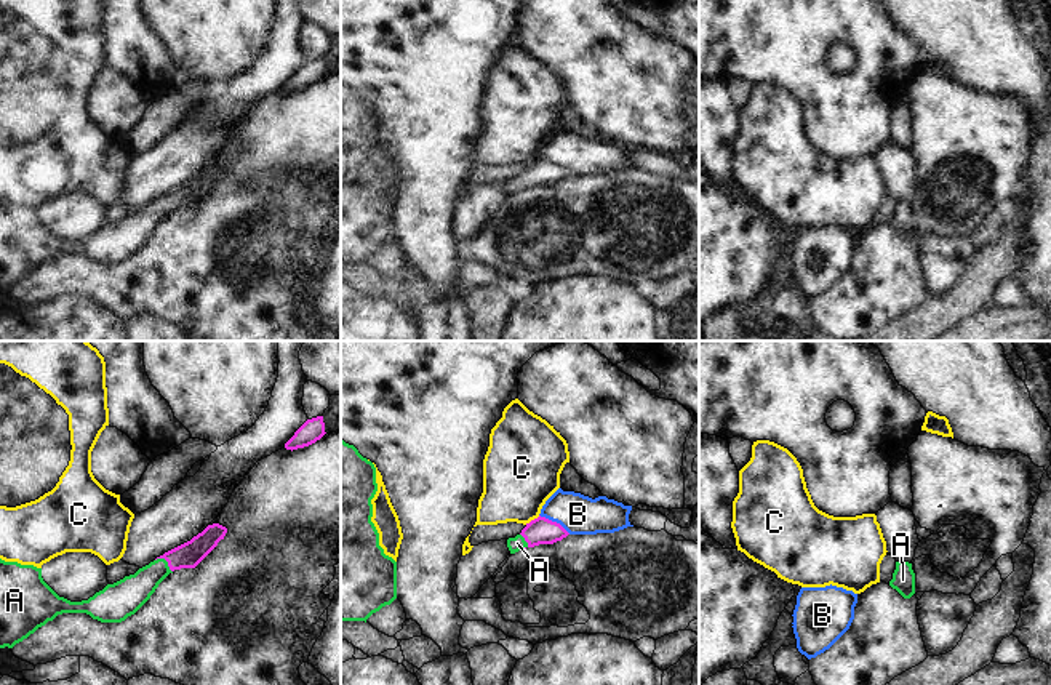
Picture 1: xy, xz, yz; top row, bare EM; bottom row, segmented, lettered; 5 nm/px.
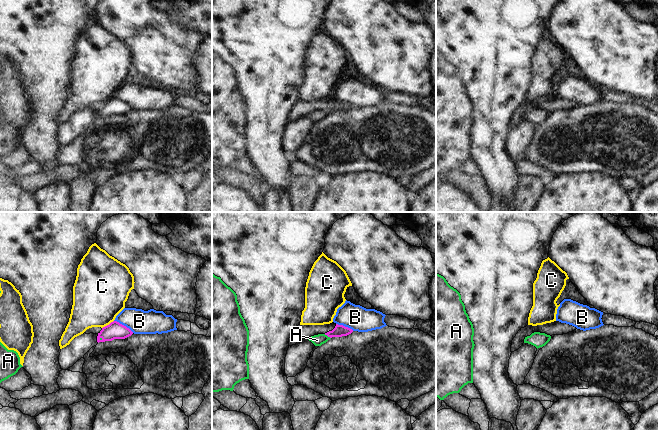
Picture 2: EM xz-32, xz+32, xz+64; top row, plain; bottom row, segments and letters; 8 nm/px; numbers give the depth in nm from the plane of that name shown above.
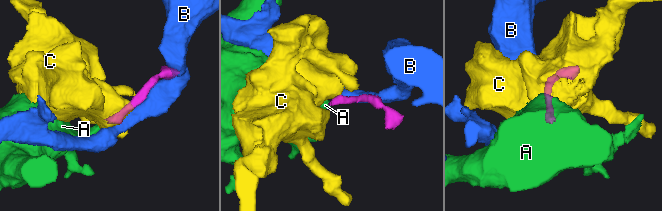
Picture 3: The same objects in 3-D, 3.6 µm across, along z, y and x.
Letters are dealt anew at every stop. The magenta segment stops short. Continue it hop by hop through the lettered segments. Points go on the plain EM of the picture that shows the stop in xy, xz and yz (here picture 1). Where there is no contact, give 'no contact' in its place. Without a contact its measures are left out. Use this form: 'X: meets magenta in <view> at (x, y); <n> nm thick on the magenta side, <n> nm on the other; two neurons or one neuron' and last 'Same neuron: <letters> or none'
A: meets magenta in xy at (167, 202); 130 nm thick on the magenta side, 170 nm on the other; one neuron
B: meets magenta in xz at (555, 164); 140 nm thick on the magenta side, 200 nm on the other; two neurons
C: meets magenta in xz at (531, 162); 140 nm thick on the magenta side, 380 nm on the other; two neurons
Same neuron: A

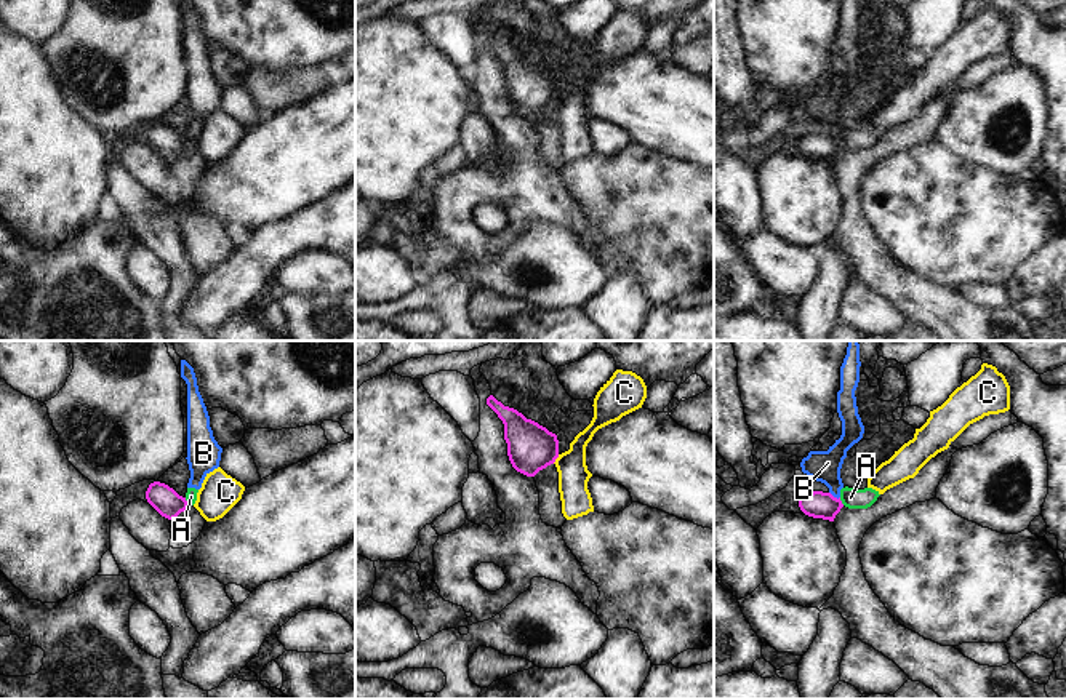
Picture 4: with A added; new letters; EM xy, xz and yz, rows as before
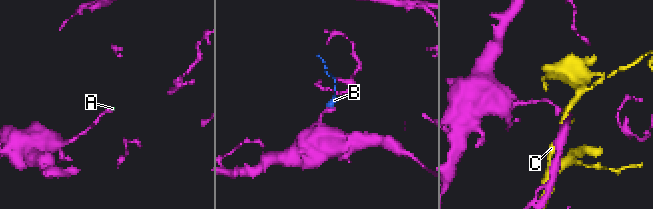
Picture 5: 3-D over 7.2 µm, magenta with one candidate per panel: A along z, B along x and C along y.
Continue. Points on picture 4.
A: meets magenta in xy at (186, 143); 140 nm thick on the magenta side, 60 nm on the other; two neurons
B: meets magenta in yz at (833, 138); 140 nm thick on the magenta side, 160 nm on the other; two neurons
C: meets magenta in xz at (556, 99); 240 nm thick on the magenta side, 160 nm on the other; two neurons
Same neuron: none

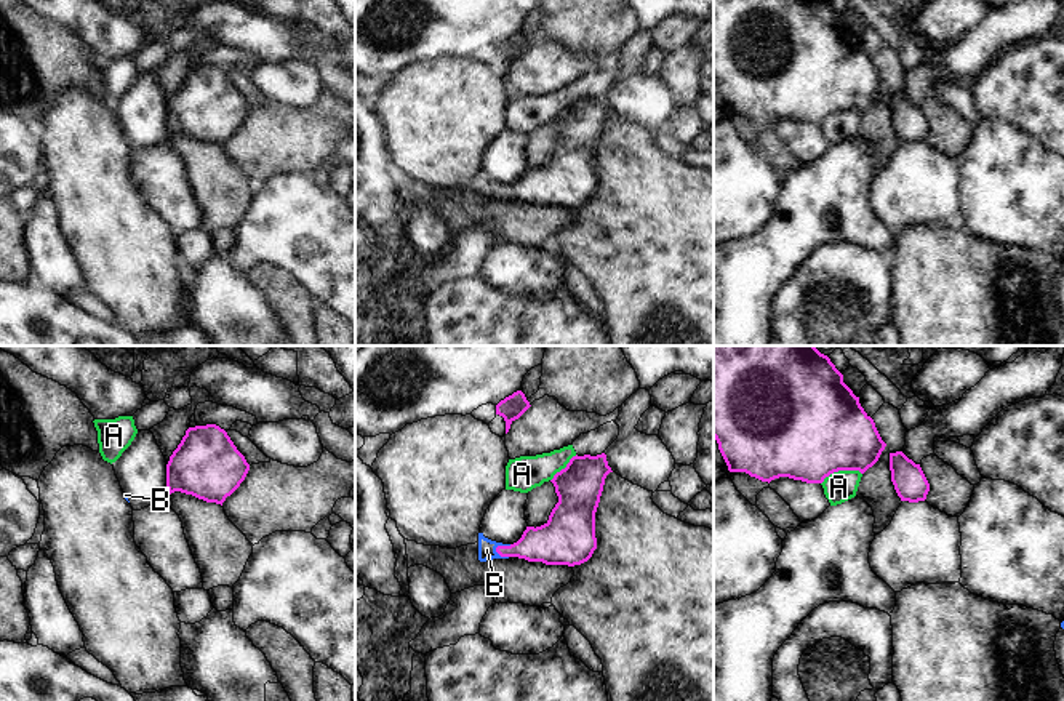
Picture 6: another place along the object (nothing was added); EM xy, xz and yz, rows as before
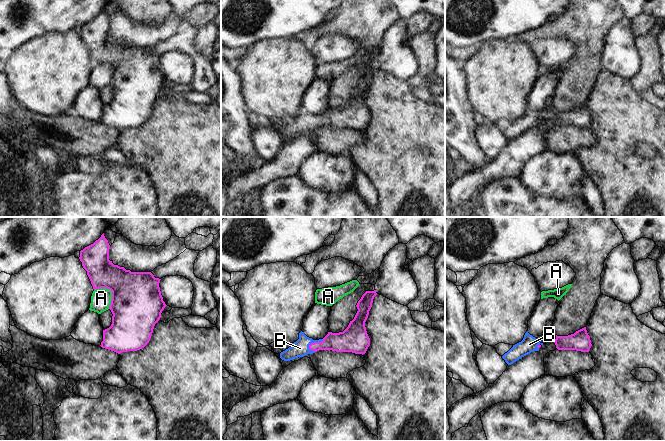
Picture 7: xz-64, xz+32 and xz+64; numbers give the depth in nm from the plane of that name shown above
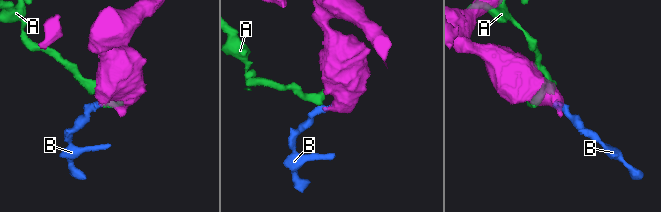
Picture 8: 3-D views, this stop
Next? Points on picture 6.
A: meets magenta in yz at (840, 111); 500 nm thick on the magenta side, 160 nm on the other; two neurons
B: meets magenta in xz at (501, 188); 200 nm thick on the magenta side, 100 nm on the other; one neuron
Same neuron: B

